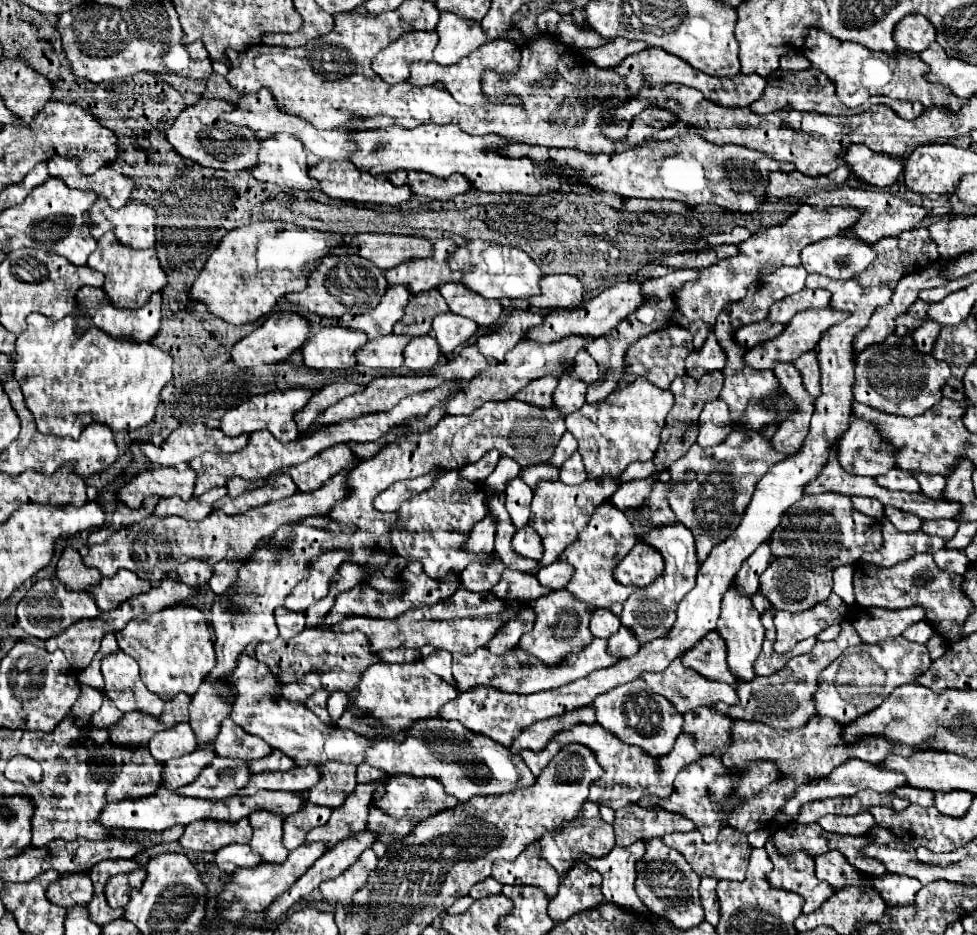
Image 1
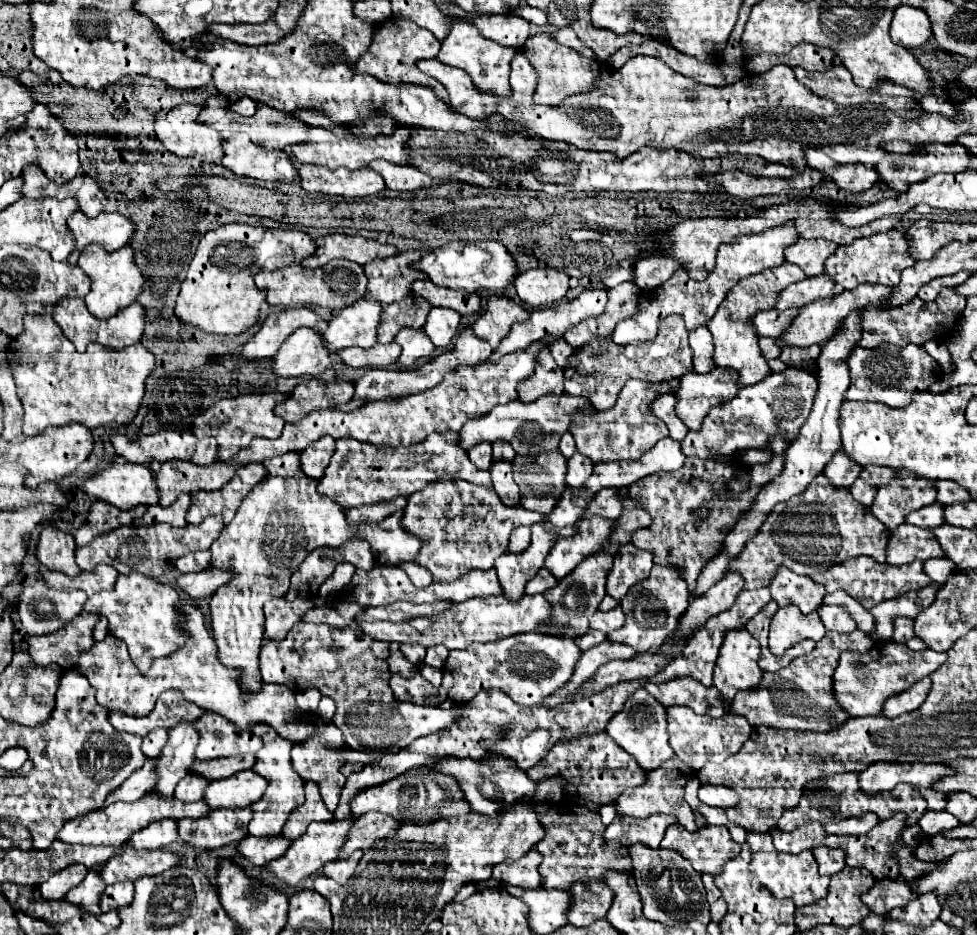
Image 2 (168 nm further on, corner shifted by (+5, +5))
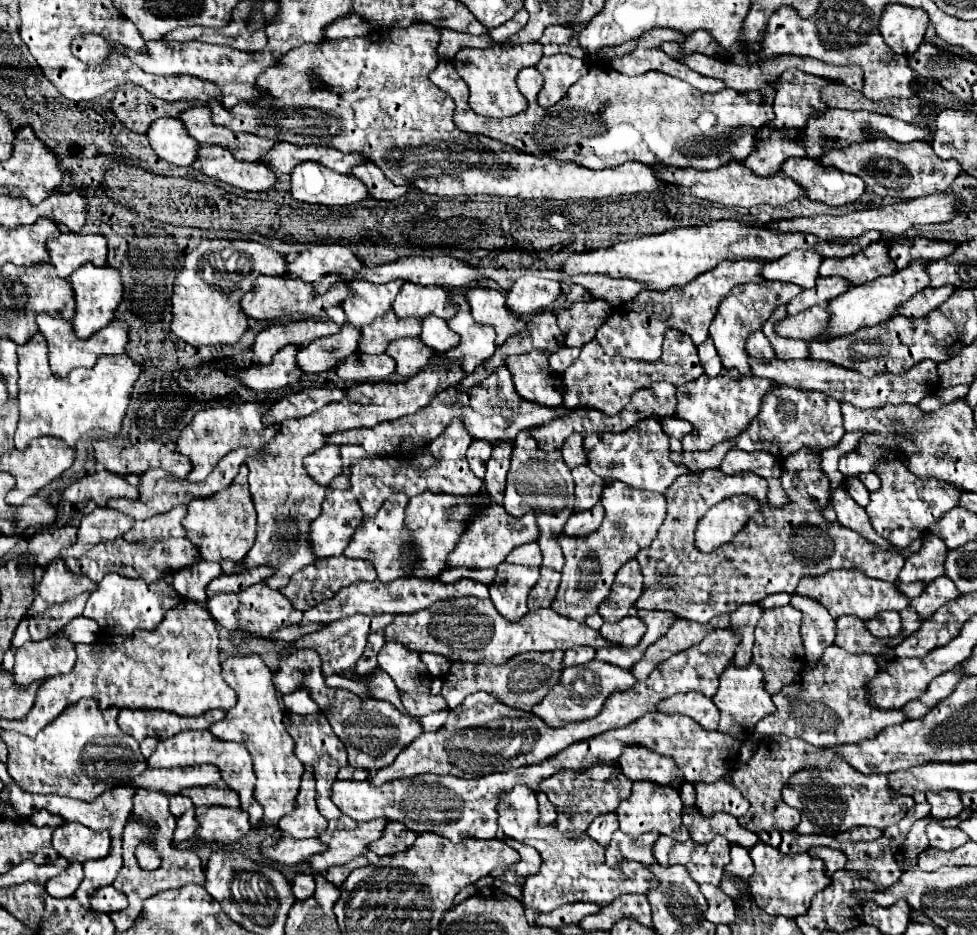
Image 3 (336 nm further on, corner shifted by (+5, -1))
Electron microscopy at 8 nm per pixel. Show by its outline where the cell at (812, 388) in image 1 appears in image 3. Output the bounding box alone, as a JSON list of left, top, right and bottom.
[764,306,810,360]

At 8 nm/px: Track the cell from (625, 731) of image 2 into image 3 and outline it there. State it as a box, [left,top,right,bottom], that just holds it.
[618,744,685,790]

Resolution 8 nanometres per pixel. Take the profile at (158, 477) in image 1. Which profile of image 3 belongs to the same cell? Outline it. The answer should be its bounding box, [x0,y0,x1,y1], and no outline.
[64,470,138,506]

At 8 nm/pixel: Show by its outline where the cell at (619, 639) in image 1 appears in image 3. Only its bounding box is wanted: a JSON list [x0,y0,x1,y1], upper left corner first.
[532,660,636,726]

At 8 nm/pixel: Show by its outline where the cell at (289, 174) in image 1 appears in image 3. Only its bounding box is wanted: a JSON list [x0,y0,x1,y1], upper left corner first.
[198,144,276,192]

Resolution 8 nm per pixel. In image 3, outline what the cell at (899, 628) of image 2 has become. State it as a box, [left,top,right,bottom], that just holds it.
[866,612,902,638]

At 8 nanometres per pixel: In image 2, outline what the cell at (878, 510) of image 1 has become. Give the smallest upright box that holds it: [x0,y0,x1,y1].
[850,478,876,508]

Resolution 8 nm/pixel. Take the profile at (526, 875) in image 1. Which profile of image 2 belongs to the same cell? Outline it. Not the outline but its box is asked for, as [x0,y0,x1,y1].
[492,850,542,888]

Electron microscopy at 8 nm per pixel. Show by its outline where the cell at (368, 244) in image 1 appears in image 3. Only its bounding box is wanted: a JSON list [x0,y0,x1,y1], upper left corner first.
[290,244,364,282]

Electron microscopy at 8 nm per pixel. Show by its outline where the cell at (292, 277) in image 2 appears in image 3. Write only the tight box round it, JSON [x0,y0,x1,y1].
[242,276,352,320]

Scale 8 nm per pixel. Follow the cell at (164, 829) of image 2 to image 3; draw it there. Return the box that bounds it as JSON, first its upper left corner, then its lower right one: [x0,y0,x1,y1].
[174,810,196,844]

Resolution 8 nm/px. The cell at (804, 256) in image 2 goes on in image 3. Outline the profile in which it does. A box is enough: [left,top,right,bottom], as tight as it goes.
[762,250,824,288]

